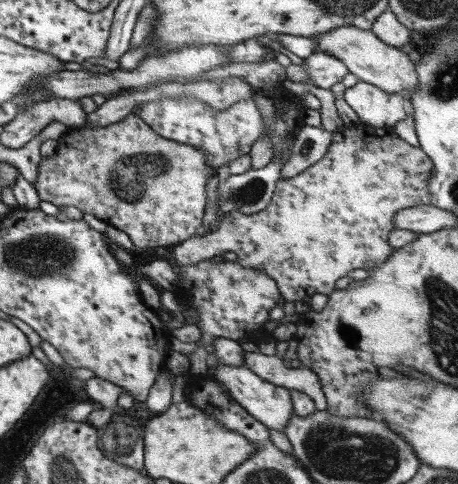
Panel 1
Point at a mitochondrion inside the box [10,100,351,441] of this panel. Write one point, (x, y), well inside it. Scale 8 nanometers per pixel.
(129, 178)

